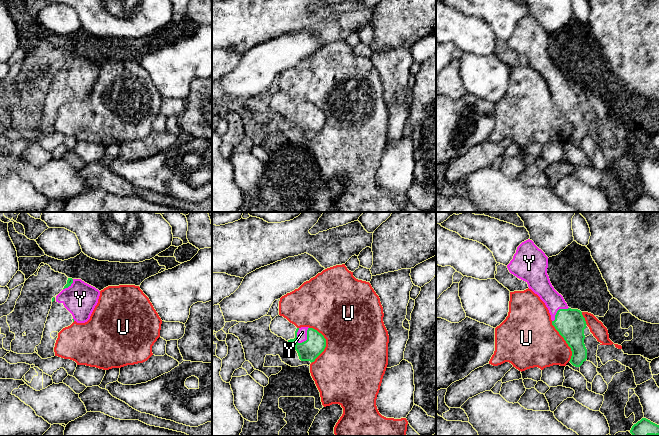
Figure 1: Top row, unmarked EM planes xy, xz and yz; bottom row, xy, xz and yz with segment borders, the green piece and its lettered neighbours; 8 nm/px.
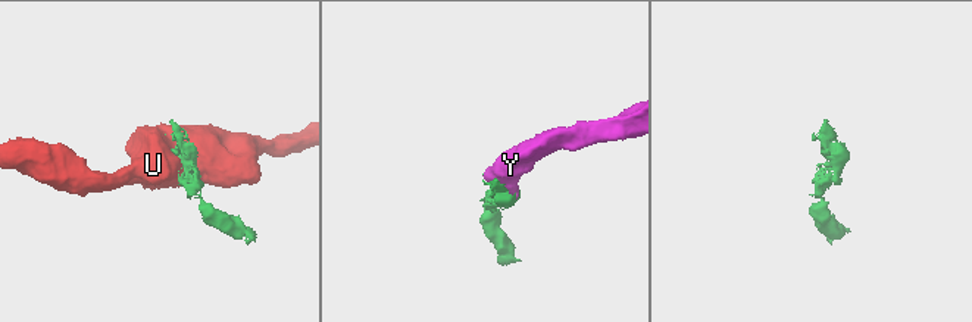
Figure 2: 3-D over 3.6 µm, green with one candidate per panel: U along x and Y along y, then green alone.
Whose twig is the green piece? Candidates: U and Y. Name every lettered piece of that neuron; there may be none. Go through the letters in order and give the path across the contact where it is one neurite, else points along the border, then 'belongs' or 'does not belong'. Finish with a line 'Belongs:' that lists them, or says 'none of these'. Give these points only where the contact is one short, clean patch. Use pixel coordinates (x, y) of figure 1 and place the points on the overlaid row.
U: does not belong
Y: belongs
Belongs: Y

